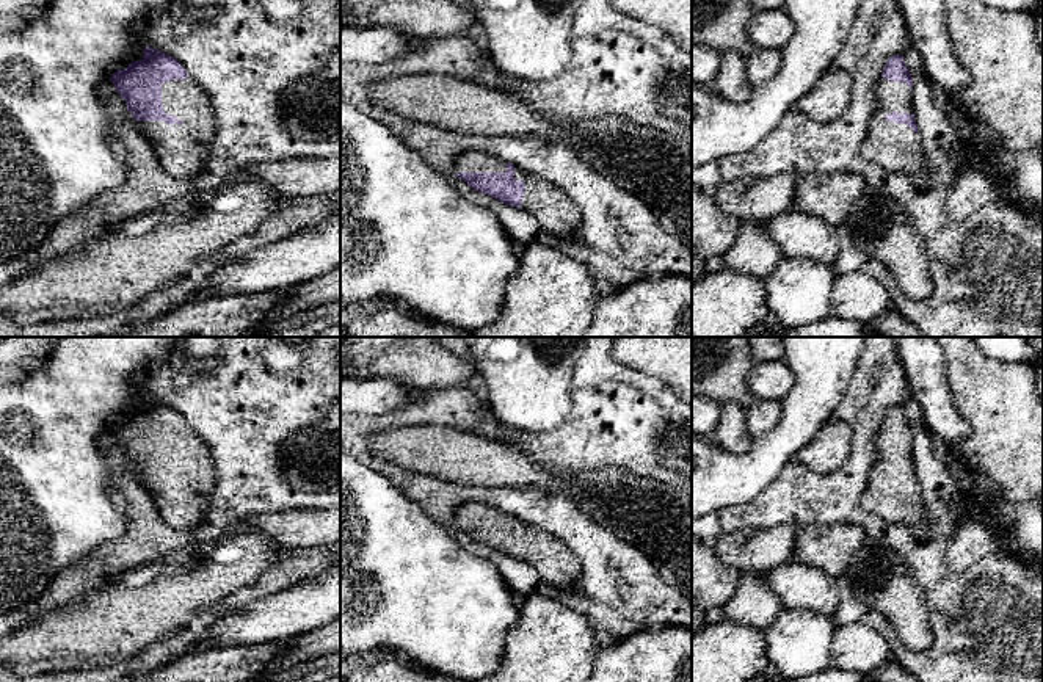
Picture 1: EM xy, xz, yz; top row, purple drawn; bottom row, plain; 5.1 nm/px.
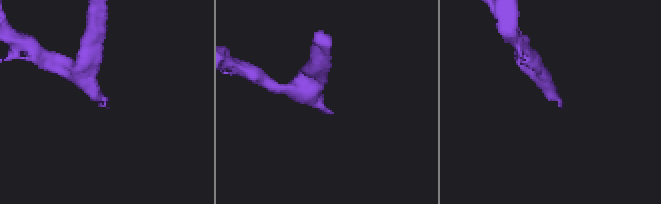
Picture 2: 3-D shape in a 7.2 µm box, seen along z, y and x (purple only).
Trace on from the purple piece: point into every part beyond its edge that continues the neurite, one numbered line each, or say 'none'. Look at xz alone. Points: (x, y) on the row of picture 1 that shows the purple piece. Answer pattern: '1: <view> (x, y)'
1: xz (469, 162)

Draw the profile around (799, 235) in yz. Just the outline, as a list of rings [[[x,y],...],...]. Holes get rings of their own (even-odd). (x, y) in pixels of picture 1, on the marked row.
[[[789,209],[765,224],[783,257],[809,259],[833,267],[839,257],[841,243],[836,227],[816,215]]]

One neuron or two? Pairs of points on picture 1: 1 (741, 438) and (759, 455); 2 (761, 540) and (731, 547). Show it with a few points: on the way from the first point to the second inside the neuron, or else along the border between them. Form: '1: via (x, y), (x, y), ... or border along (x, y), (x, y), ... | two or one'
1: border along (753, 439), (741, 453), (731, 453), (714, 441) | two
2: via (753, 547), (739, 547) | one

